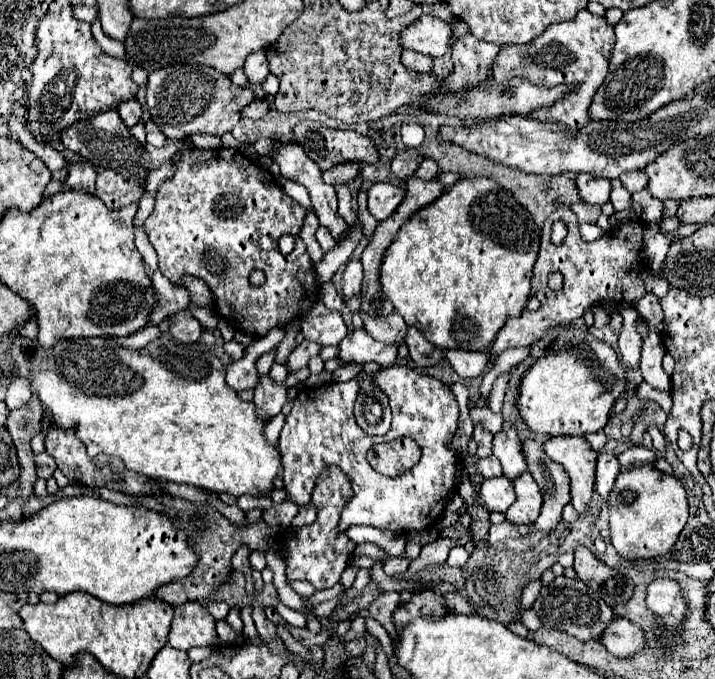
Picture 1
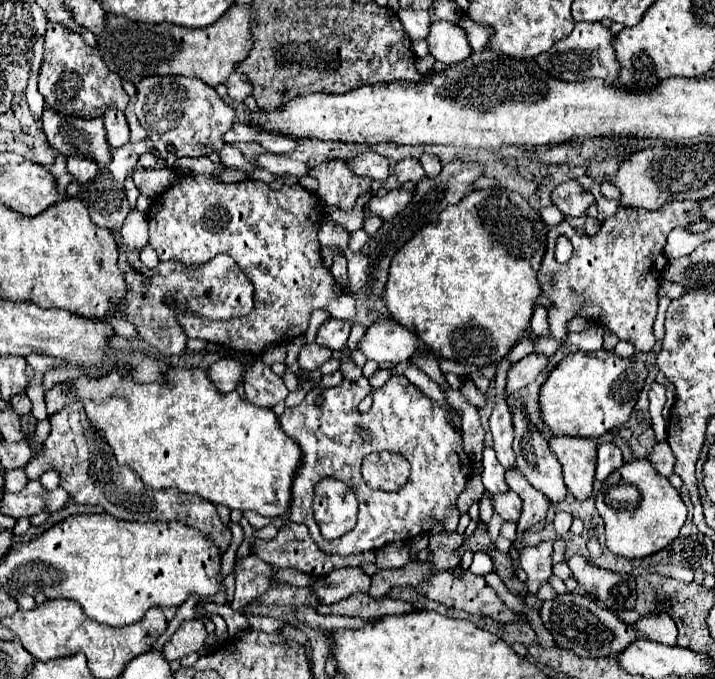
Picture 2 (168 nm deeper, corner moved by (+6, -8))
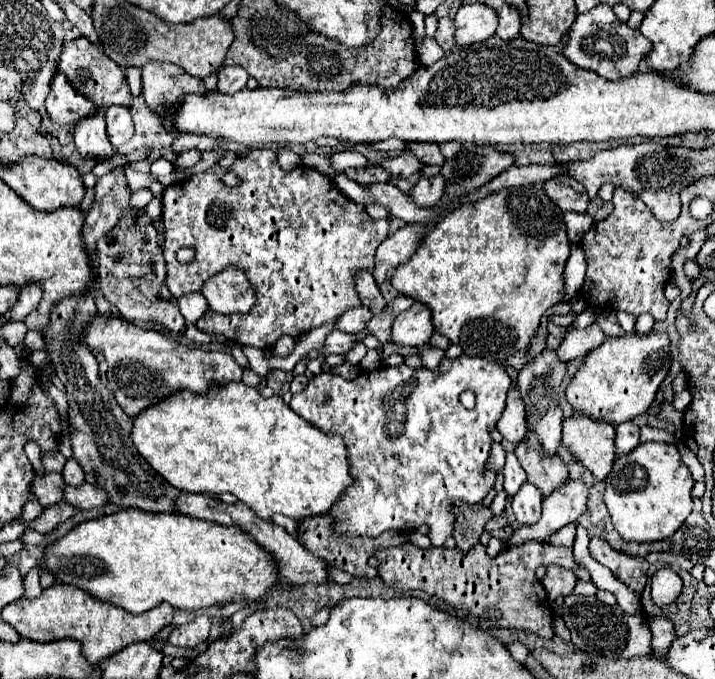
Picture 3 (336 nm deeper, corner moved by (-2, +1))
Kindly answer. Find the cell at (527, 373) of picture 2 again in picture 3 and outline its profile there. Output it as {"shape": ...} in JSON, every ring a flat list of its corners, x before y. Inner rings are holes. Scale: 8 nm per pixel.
{"shape":[[594,323,588,329,570,329,568,335,562,339,560,347,556,349,556,355,560,361,584,357,588,351,596,349,604,339,606,337,604,337,602,329,598,327,598,323]]}

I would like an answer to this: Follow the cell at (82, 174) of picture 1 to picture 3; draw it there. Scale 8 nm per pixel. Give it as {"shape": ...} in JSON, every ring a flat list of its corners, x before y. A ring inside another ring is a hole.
{"shape":[[102,113,82,119,74,127,74,143,82,157,96,157,96,159,106,161,114,153,112,143,106,133,106,123,104,123]]}

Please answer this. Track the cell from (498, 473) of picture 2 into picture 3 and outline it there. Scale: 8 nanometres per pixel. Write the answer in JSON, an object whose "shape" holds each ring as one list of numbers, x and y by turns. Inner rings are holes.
{"shape":[[514,451,506,453,506,465,504,465,502,475,504,475,504,489,508,495,514,495,520,489,520,485,526,481,526,473,520,467]]}

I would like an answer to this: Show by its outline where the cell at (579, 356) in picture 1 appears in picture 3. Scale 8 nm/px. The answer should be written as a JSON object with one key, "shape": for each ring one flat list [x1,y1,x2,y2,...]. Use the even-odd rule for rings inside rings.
{"shape":[[666,333,608,337,600,347,588,353,574,379,566,387,566,399,576,413,618,425,642,415,656,397,658,385,670,367,670,341]]}

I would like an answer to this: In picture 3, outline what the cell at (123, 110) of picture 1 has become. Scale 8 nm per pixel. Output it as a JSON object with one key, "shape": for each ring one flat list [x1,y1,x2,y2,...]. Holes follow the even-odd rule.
{"shape":[[112,105,106,109,104,117,106,117,106,125,108,125,108,137,114,147,120,147,134,135,134,123,132,123,128,107]]}

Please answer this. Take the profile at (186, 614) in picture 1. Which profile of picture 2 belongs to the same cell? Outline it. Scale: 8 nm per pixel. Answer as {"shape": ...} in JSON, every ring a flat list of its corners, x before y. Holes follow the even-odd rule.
{"shape":[[200,620,182,622,180,628,174,632,174,636,164,646,164,656,168,662,180,660,186,654,198,652,204,646,204,640,206,640,206,628]]}

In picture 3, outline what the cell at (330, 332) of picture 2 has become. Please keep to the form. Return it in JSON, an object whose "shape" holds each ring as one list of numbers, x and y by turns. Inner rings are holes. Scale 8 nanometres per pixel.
{"shape":[[354,307,348,309,344,315,340,315,340,319,336,321,336,329,346,331,346,333,358,333,366,327,366,323,370,321,372,311,368,307]]}

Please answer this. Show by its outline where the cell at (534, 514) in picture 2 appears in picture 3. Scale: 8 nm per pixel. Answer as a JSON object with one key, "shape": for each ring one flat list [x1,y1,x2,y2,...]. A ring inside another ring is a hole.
{"shape":[[528,435,514,453,528,475,528,483,536,485,544,497,552,495,568,479,568,469,560,455,556,455,556,459,548,459,548,455,540,451,540,443,536,443,534,435]]}

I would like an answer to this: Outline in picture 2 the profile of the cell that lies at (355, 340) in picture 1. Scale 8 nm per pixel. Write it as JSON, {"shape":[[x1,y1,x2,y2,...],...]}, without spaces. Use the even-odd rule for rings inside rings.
{"shape":[[384,320,368,328,368,334,360,342,360,350,368,360,376,360,378,364,400,364,418,350,418,344,420,338,414,328,406,328,396,320]]}

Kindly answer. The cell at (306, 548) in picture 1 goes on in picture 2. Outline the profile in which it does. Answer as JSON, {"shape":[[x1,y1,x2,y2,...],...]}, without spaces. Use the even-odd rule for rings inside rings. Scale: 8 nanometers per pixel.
{"shape":[[326,478,316,486,314,518,326,540,338,538,356,526,358,500,340,480]]}

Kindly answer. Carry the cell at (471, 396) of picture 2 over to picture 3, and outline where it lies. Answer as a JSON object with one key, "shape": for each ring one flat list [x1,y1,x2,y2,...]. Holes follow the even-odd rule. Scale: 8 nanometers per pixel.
{"shape":[[468,355,442,359,438,371,424,367,412,369,402,363,400,367,382,367,370,373,360,373,356,379,342,379,332,373,312,377,308,387,292,397,290,409,322,433,340,435,348,449,352,485,328,511,334,519,334,533,338,537,378,537,390,529,414,531,420,525,428,525,432,545,440,547,452,537,456,523,454,505,480,503,496,481,496,475,486,469,492,445,488,433,490,429,496,429,504,411,510,381,510,375,498,363],[466,389,476,395,476,407,472,411,464,409,458,401,460,393],[324,395,330,395,328,403,324,403]]}

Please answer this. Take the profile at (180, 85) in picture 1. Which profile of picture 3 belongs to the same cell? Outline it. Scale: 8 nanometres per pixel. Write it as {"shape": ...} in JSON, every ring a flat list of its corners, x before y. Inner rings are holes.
{"shape":[[160,61,142,67,142,85,146,105,160,121,168,121,170,115,176,115,176,107,180,107,184,95,208,93,202,79,188,75,182,67]]}

